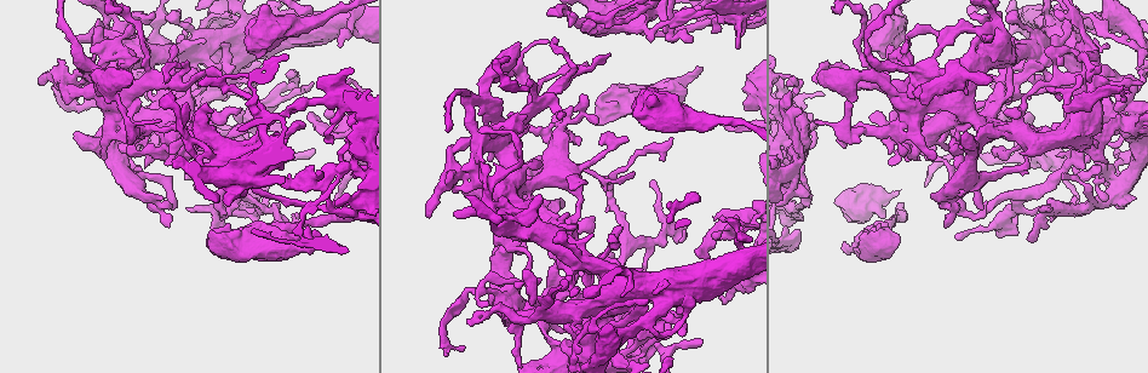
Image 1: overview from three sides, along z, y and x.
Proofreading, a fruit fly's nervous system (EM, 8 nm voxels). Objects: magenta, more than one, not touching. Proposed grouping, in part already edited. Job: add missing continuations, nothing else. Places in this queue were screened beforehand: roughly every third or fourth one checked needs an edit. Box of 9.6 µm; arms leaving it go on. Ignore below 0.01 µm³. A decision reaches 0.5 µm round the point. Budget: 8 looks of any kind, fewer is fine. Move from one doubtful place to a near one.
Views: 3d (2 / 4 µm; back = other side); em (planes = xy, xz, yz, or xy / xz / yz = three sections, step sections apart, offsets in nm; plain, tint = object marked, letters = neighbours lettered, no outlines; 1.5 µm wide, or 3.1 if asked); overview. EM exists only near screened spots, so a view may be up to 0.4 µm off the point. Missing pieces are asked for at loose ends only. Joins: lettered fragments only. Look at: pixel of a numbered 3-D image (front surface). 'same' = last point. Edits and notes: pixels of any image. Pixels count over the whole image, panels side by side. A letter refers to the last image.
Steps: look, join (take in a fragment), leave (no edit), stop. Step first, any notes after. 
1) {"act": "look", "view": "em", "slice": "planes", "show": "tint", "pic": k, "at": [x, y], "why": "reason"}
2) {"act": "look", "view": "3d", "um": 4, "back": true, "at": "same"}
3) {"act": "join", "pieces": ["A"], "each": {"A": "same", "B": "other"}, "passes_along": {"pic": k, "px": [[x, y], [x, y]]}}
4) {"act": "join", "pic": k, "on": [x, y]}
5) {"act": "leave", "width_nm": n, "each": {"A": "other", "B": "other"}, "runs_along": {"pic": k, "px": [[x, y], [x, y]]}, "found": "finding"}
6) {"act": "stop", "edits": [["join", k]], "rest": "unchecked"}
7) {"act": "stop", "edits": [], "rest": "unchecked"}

{"act": "look", "view": "em", "slice": "planes", "show": "letters", "pic": 1, "at": [720, 299], "why": "tapers out"}

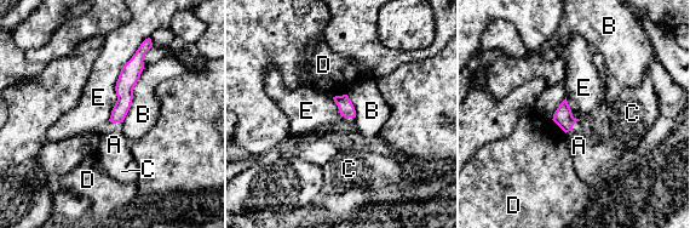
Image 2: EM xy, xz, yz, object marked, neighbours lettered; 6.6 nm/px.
{"act": "leave", "each": {"A": "other", "B": "other", "C": "other", "D": "other", "E": "other"}, "border": {"pic": 2, "px": [[145, 38], [120, 72], [108, 120]]}, "found": "no lettered fragment goes on from it"}

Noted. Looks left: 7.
{"act": "look", "view": "em", "slice": "planes", "show": "letters", "pic": 1, "at": [841, 247], "why": "an open end"}

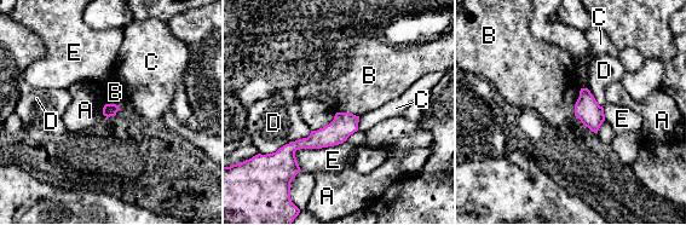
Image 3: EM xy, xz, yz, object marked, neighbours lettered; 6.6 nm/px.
{"act": "leave", "longest_contact_nm": ["E", 360], "each": {"A": "other", "B": "other", "C": "other", "D": "other", "E": "other"}, "border": {"pic": 3, "px": [[581, 87], [574, 115]]}, "found": "no lettered fragment goes on from it"}

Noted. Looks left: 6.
{"act": "look", "view": "em", "slice": "planes", "show": "letters", "pic": 1, "at": [174, 44], "why": "free end"}

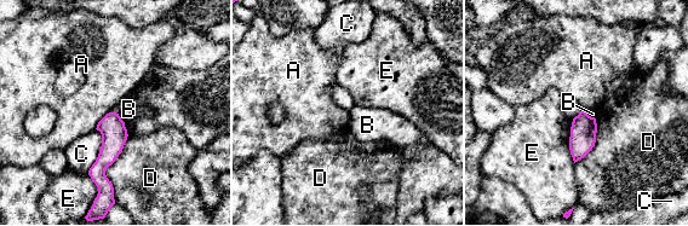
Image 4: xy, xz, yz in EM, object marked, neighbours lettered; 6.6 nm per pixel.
{"act": "leave", "each": {"A": "other", "B": "other", "C": "other", "D": "other", "E": "other"}, "found": "no lettered fragment goes on from it"}

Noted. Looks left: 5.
{"act": "stop", "edits": [], "rest": "unchecked"}

